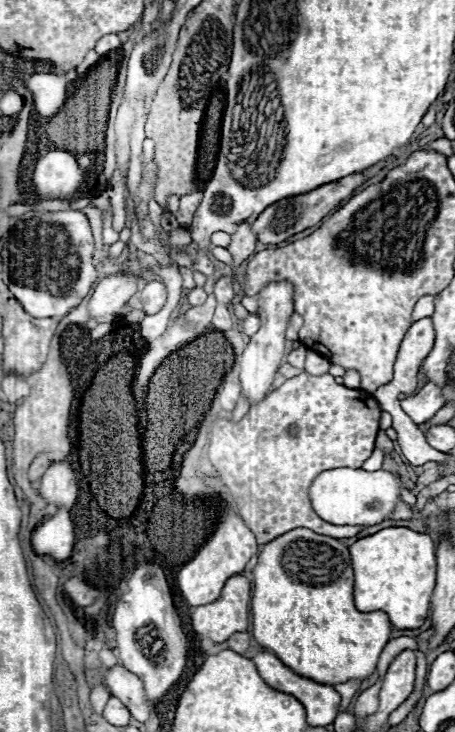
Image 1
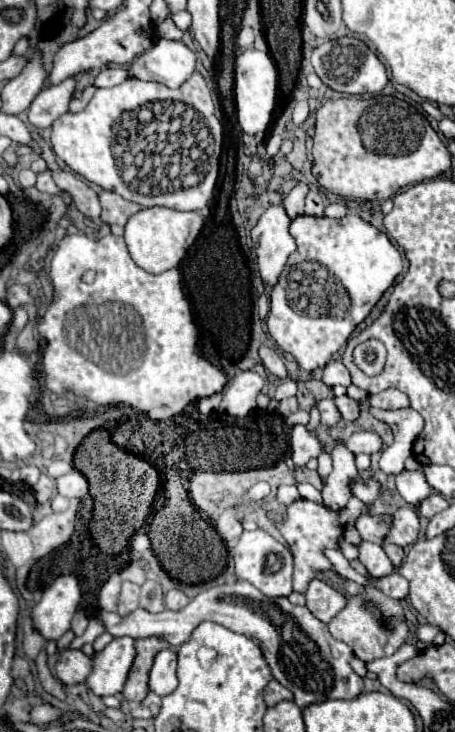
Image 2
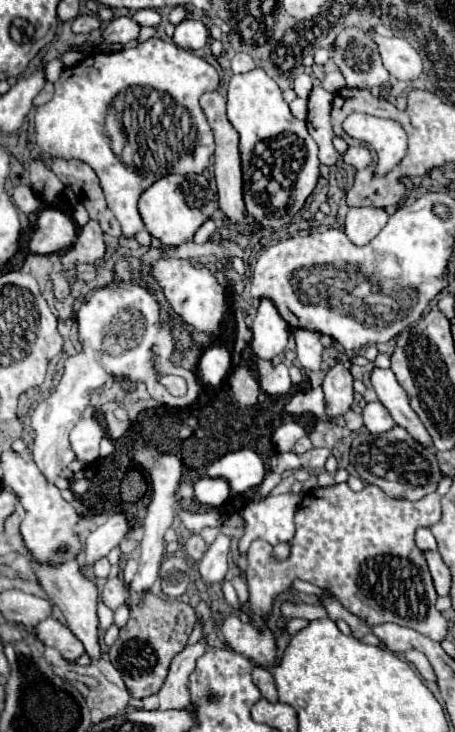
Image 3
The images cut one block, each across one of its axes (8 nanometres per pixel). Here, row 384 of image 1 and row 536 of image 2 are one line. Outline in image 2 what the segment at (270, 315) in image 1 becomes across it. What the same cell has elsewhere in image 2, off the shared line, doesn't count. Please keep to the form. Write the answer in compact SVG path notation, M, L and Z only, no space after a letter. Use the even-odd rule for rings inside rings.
M258 528L252 532L244 532L232 550L232 558L238 580L254 584L264 596L276 598L276 596L288 596L292 592L292 554L282 542L278 542L264 530Z

